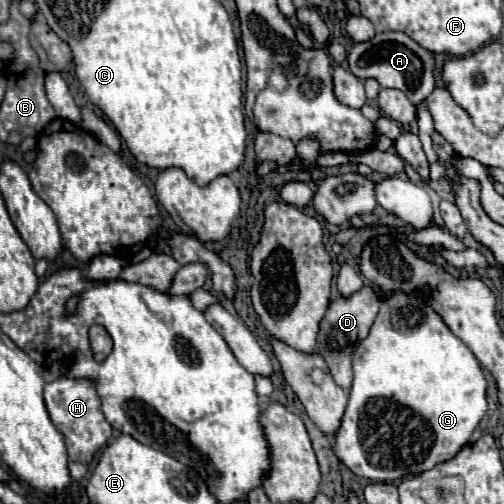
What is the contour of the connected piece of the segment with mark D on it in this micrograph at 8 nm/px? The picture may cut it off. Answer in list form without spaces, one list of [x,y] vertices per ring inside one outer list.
[[[363,287],[361,291],[353,293],[351,297],[337,297],[337,301],[329,305],[329,309],[321,321],[321,329],[317,335],[317,353],[329,365],[335,383],[339,387],[343,387],[345,391],[351,389],[351,381],[353,381],[353,371],[351,371],[353,351],[359,345],[359,341],[367,337],[367,333],[375,321],[375,315],[379,311],[379,303],[381,303],[379,295],[371,287]]]

